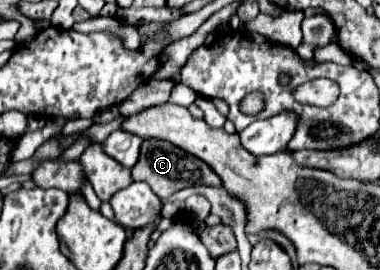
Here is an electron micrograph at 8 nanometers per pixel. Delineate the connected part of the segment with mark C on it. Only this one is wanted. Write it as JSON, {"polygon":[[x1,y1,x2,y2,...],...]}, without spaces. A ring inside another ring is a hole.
{"polygon":[[156,138,142,140,140,158,138,158,136,166,132,168,132,178,136,182,146,182,160,200,166,200,174,192,178,192,182,188,188,188,188,186,194,186,198,182,200,184,210,184,210,186,220,186,222,184,220,178,200,158,196,158,190,152,174,146,172,142,156,140]]}

